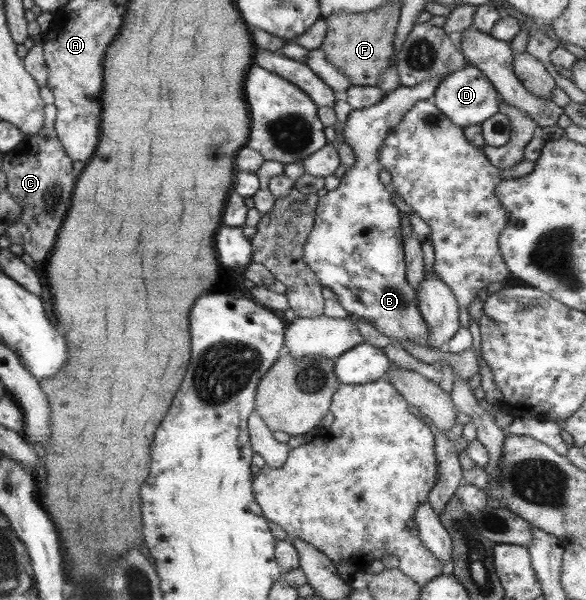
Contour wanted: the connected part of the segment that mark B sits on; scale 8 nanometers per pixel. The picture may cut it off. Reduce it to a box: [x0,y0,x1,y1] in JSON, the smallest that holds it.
[303,78,440,347]

